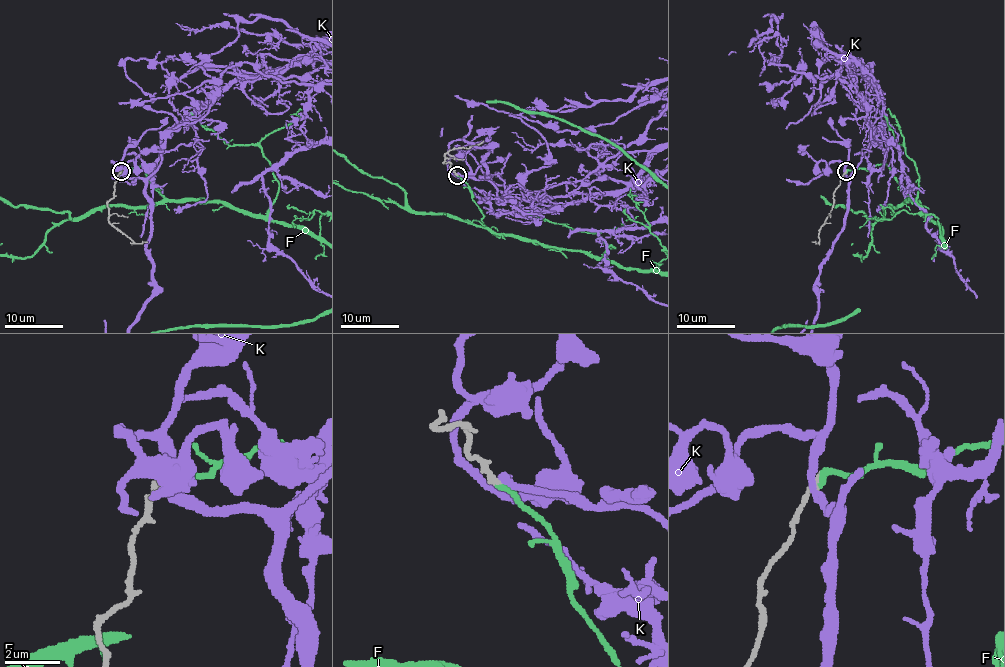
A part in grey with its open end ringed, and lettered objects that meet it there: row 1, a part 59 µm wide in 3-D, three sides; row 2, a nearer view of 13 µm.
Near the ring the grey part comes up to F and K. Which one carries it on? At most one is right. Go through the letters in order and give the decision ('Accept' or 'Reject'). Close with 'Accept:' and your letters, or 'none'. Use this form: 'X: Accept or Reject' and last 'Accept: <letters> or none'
F: Accept
K: Reject
Accept: F

